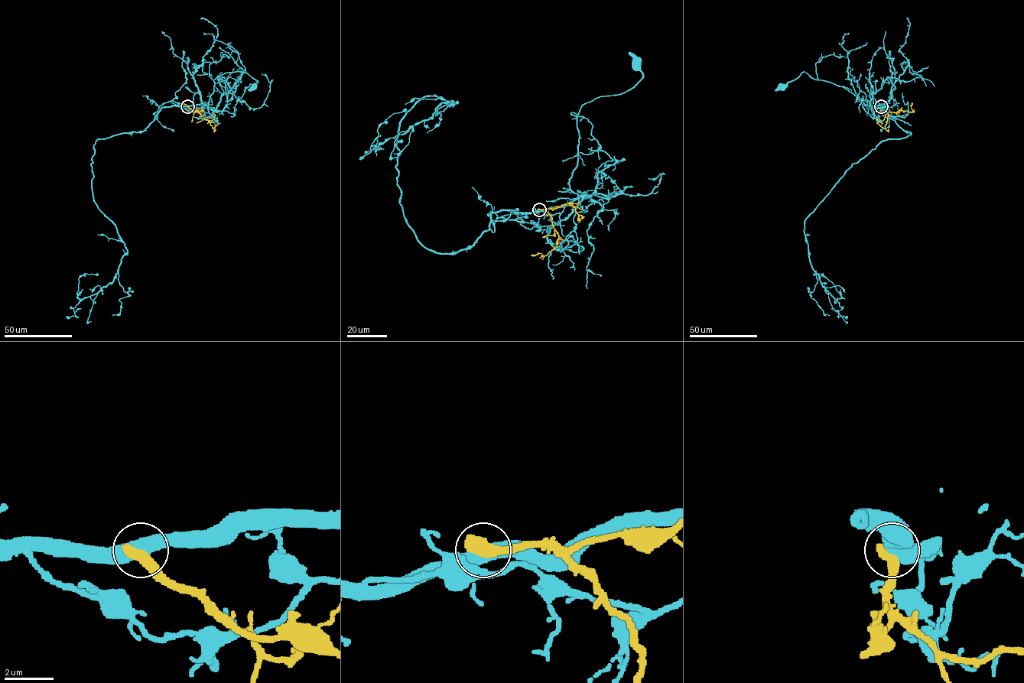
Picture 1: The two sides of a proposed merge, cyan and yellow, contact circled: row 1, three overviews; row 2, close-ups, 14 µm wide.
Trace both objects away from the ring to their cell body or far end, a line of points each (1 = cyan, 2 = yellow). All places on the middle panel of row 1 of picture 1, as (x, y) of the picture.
1: (539, 209), (563, 207), (577, 197), (569, 183), (577, 165), (580, 108), (629, 90), (642, 76), (635, 63)
2: (539, 209), (544, 209), (551, 216), (553, 228), (561, 241), (545, 255), (531, 255)

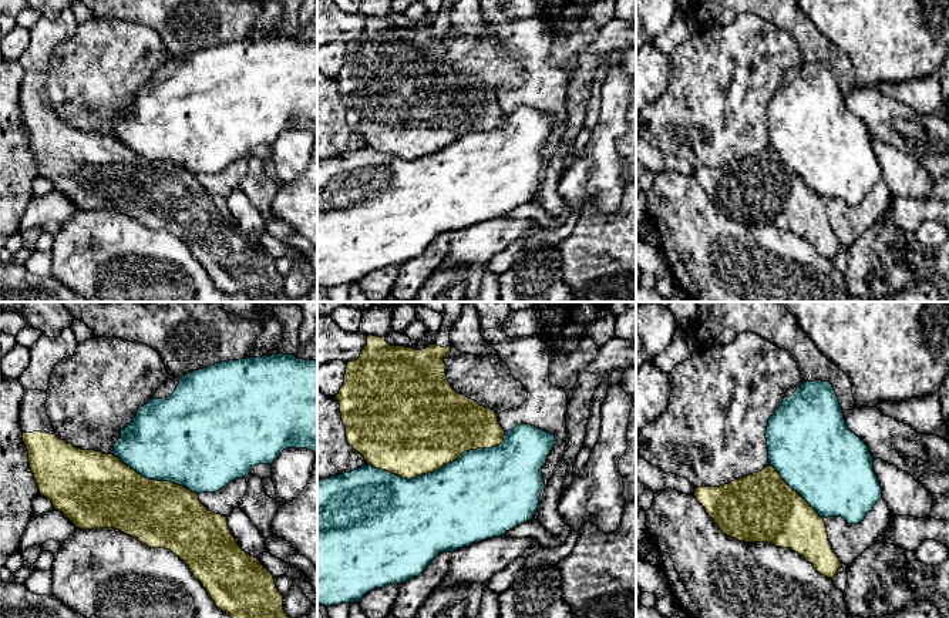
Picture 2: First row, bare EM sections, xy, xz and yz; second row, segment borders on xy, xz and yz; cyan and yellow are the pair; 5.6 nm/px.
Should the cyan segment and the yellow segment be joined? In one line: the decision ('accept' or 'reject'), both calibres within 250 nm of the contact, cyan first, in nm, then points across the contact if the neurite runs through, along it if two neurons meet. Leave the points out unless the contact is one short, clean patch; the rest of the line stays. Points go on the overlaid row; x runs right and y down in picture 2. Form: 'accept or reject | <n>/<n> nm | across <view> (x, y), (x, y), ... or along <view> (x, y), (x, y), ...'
reject | 480/500 nm

